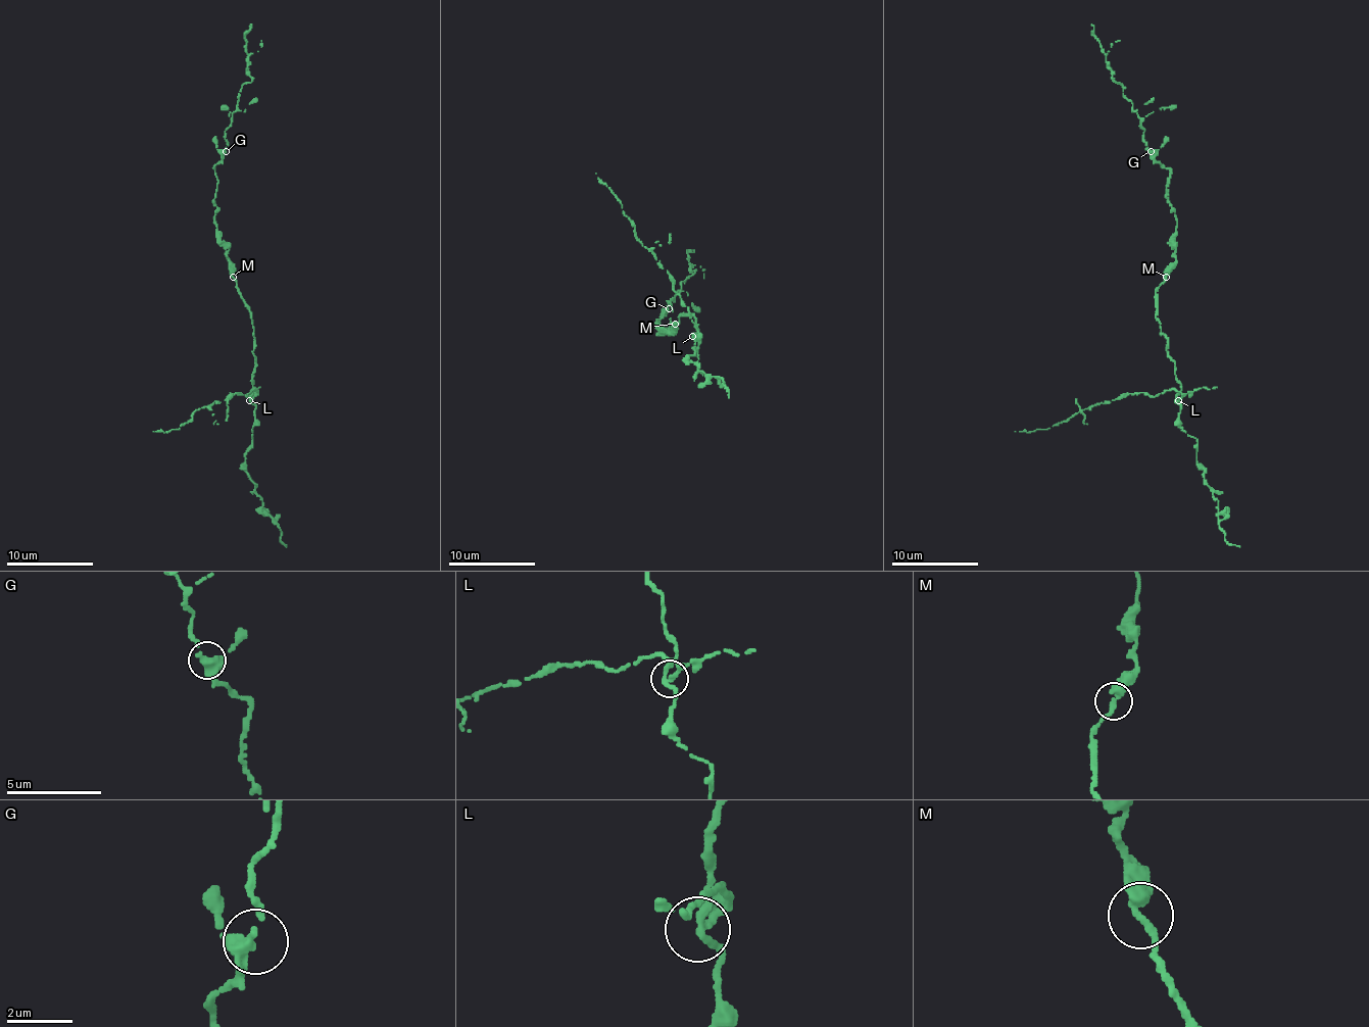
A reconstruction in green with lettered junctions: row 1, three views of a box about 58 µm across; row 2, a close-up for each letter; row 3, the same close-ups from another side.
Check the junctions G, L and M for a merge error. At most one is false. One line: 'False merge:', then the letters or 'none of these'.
False merge: L

